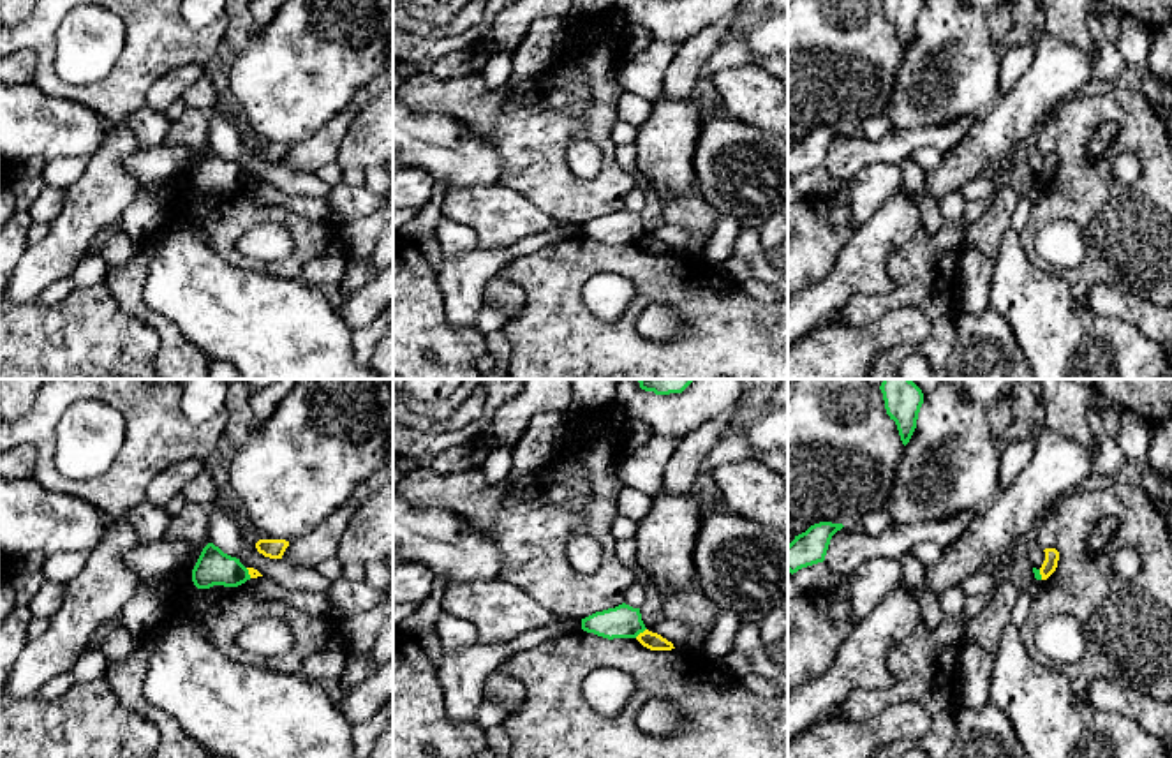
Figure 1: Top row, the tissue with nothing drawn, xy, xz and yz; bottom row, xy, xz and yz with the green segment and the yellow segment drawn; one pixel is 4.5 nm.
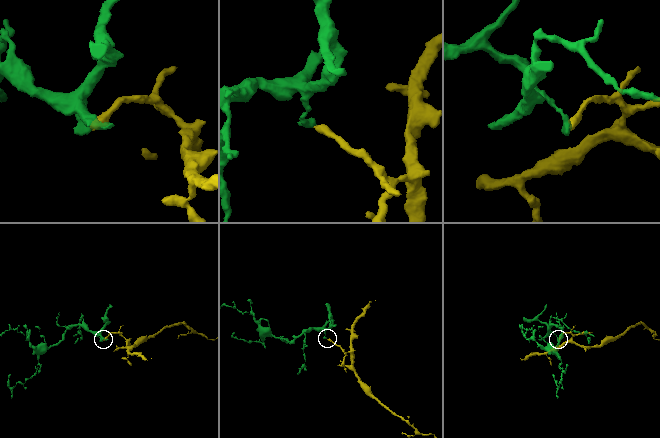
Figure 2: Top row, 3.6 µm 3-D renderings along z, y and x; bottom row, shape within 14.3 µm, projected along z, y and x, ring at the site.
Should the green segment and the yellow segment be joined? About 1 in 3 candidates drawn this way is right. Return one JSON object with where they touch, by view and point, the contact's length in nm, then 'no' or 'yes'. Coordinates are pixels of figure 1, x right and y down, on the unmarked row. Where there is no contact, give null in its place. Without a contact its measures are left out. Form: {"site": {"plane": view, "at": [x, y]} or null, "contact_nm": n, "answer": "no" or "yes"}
{"site": {"plane": "xz", "at": [640, 237]}, "contact_nm": 70, "answer": "no"}

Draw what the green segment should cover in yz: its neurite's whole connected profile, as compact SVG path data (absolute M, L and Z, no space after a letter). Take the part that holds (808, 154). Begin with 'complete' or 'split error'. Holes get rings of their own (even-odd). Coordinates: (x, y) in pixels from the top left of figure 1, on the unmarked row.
complete; M820 127L795 141L788 150L788 176L793 180L802 173L823 167L832 141L842 132L842 129Z

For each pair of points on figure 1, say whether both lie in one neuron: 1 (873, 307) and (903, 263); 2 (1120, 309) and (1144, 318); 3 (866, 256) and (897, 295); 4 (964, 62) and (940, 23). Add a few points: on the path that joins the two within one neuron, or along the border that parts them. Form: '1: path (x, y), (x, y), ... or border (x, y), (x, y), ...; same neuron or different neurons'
1: path (885, 302), (903, 286), (903, 275); same neuron
2: path (1125, 309), (1139, 312); same neuron
3: border (899, 247), (889, 260), (892, 288), (852, 297); different neurons
4: path (956, 53), (947, 43), (947, 32); same neuron

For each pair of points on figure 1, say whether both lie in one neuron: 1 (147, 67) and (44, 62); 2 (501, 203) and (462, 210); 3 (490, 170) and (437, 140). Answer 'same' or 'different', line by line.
1: same
2: same
3: same

